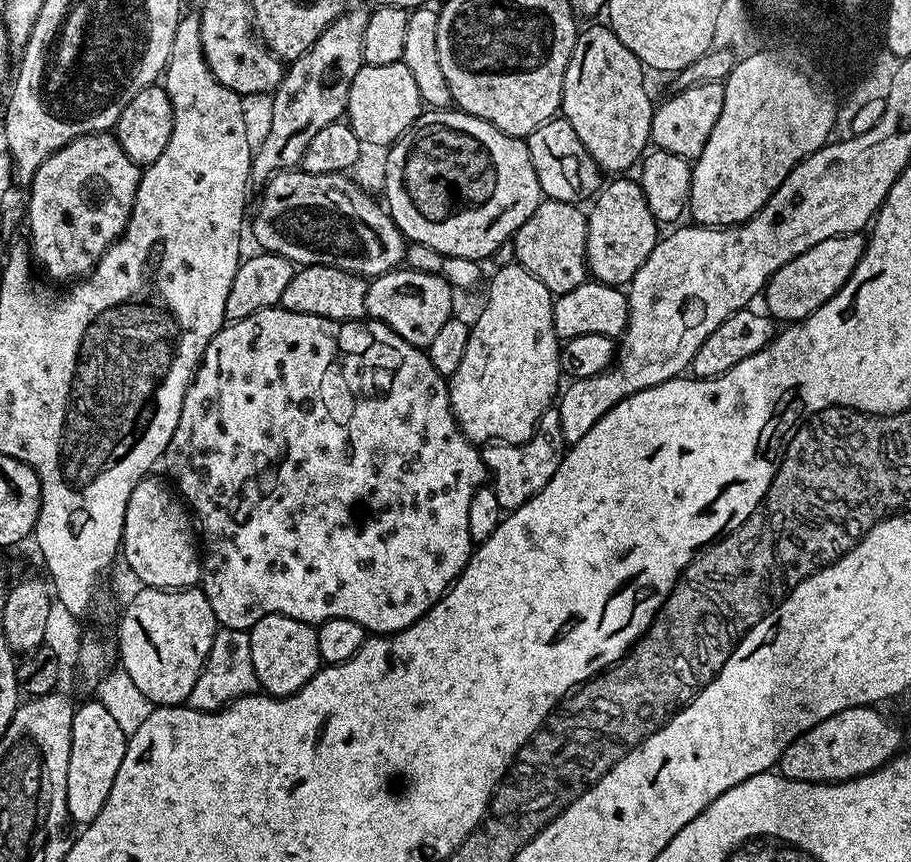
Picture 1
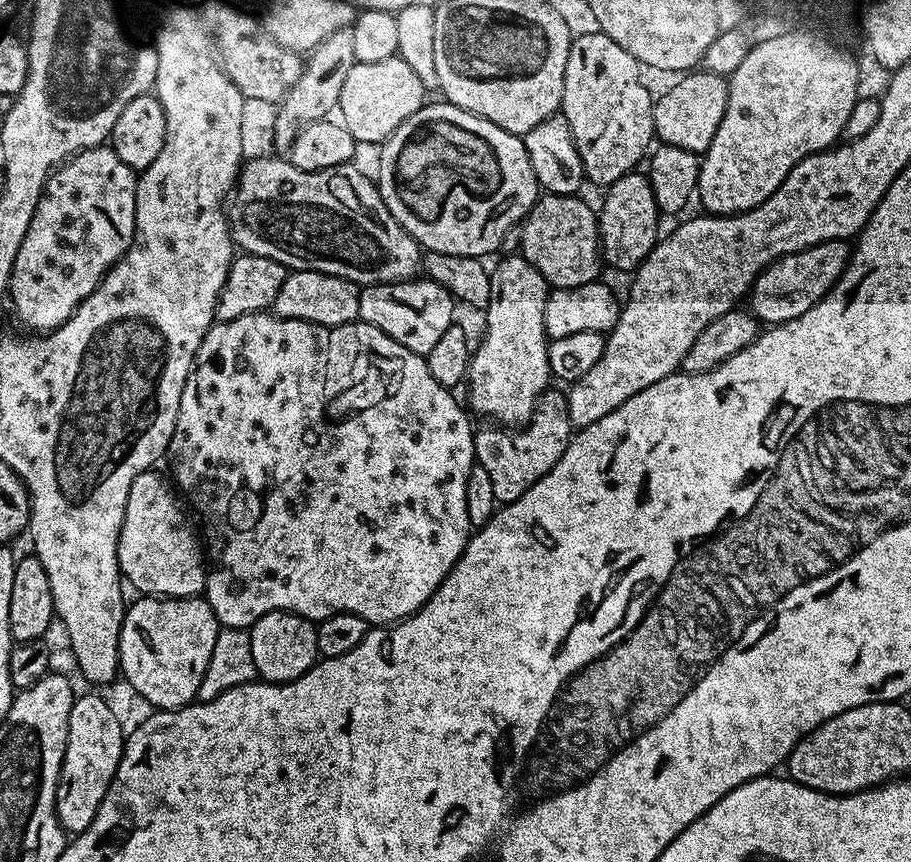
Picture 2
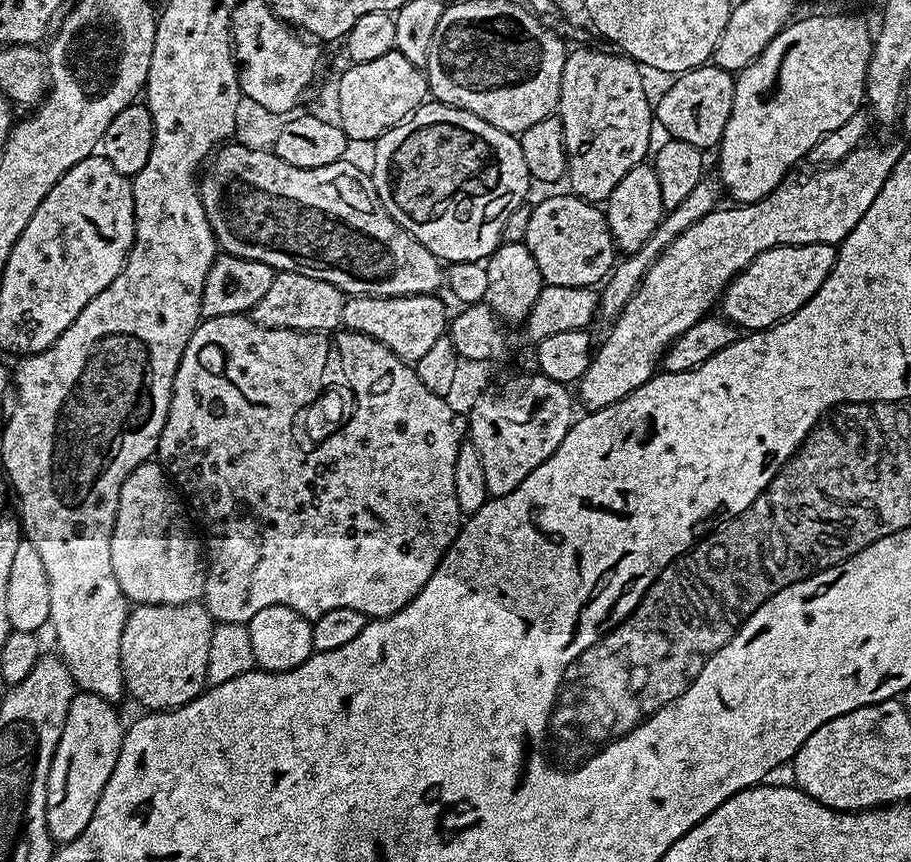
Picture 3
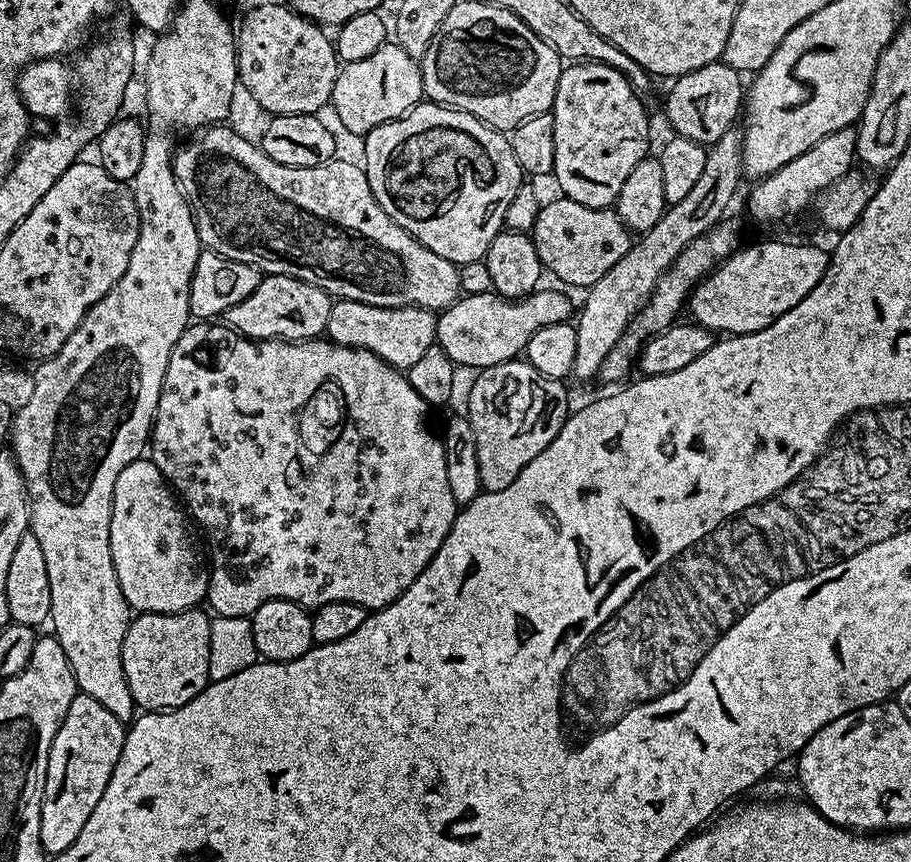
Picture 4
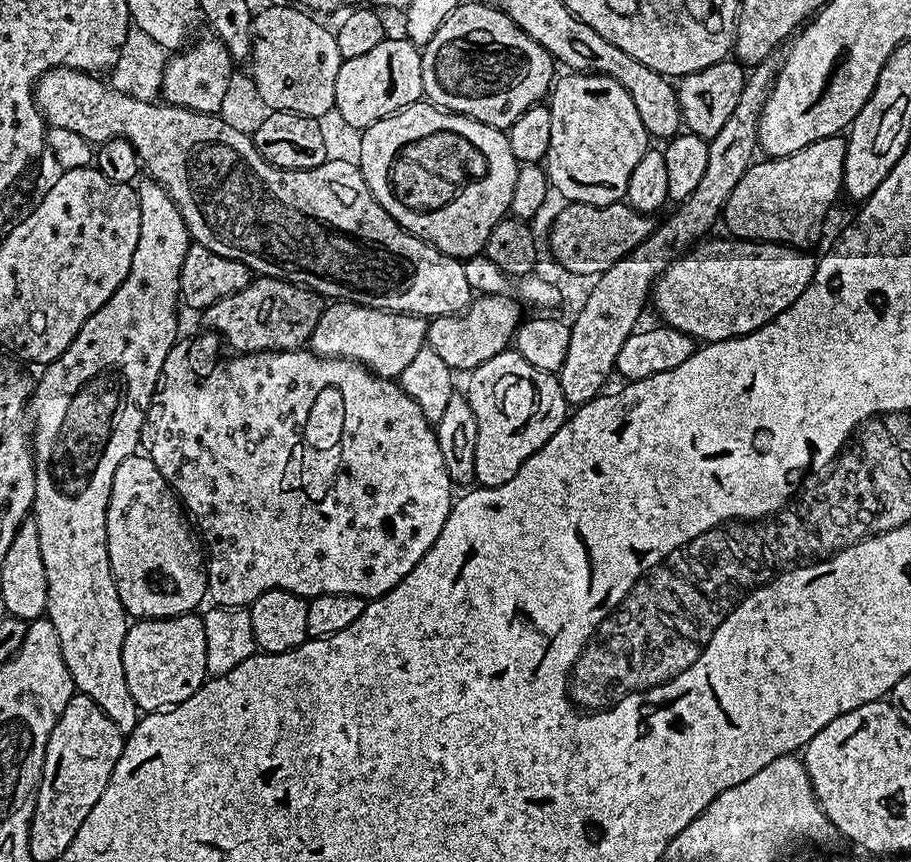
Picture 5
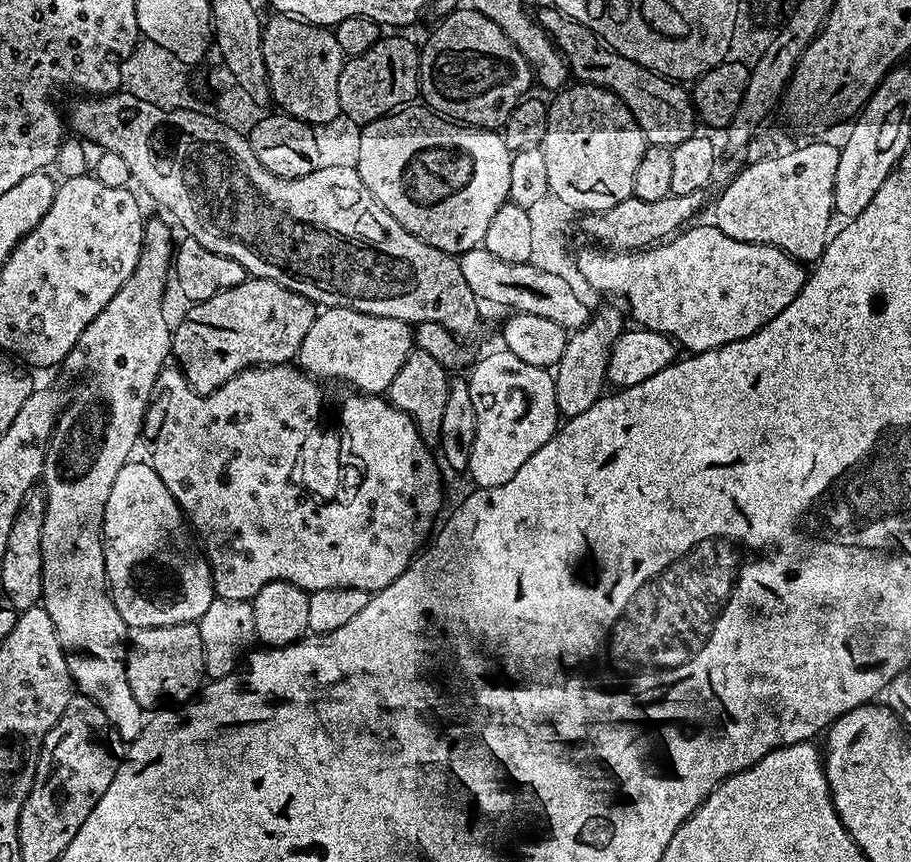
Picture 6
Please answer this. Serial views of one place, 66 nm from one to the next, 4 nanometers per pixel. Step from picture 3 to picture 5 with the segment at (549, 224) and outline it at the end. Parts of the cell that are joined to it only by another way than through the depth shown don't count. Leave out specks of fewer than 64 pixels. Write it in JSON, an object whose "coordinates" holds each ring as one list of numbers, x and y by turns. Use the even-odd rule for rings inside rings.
{"coordinates":[[568,202,549,231,547,247,550,256,566,271,576,275,597,277,610,270,614,262,626,258,656,229,657,221,649,213,634,210,627,202,594,206]]}

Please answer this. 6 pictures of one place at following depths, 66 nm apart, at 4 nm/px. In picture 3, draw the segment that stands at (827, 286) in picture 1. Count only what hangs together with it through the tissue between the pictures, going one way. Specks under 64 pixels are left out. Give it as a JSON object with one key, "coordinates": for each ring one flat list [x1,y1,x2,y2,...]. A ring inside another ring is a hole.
{"coordinates":[[783,244,758,254,758,258,754,258,754,262,750,262,750,266,738,273,725,288,722,297,723,315,744,330,763,330,788,319,816,293,822,282,826,282,836,264,836,253,837,249,831,244]]}

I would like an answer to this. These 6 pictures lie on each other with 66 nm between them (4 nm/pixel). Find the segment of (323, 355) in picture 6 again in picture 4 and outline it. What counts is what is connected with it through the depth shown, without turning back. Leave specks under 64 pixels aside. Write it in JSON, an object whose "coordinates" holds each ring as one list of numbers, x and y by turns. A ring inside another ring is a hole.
{"coordinates":[[337,299,330,312,327,339,334,344,364,348,382,358,392,368,407,370,436,344,437,313,430,308,407,304,401,308,370,306,366,302]]}

